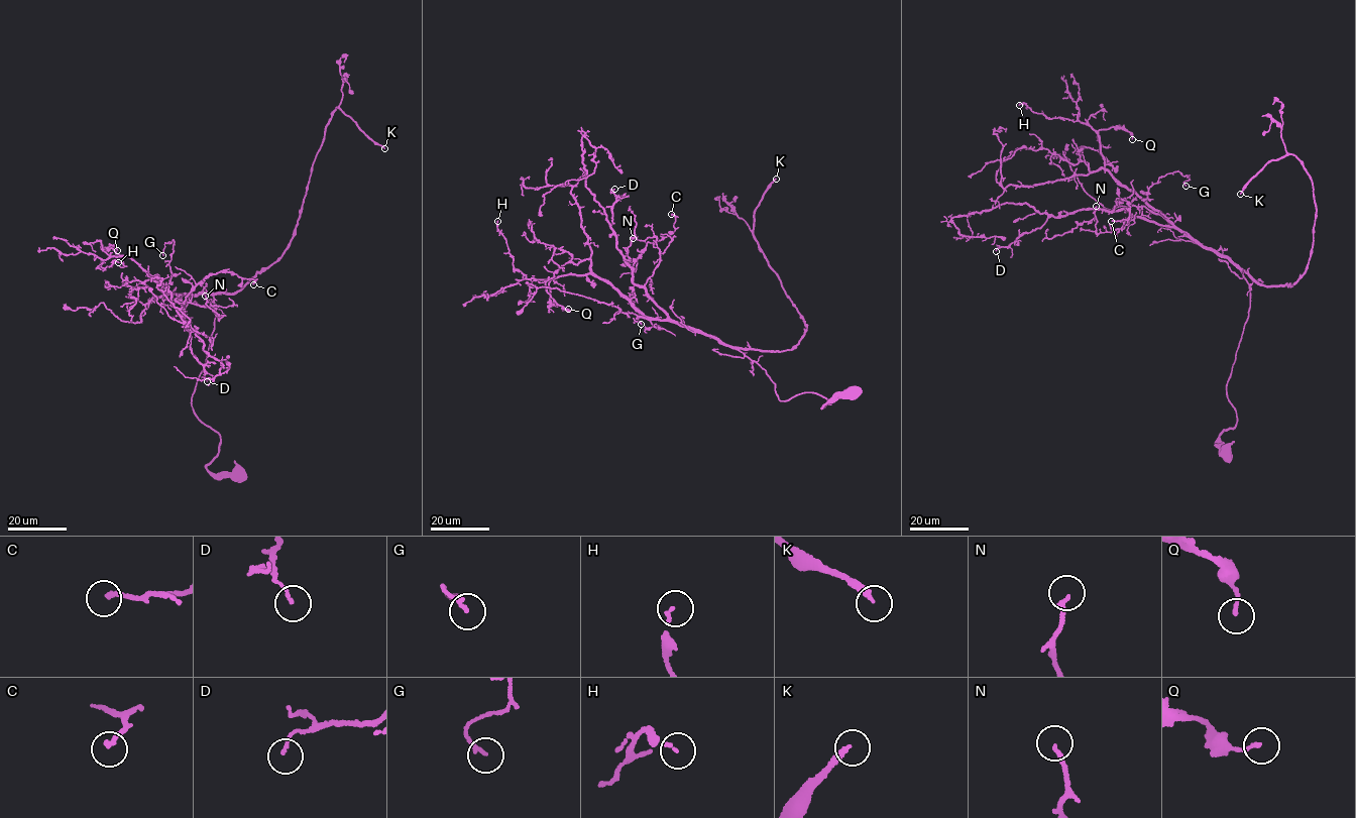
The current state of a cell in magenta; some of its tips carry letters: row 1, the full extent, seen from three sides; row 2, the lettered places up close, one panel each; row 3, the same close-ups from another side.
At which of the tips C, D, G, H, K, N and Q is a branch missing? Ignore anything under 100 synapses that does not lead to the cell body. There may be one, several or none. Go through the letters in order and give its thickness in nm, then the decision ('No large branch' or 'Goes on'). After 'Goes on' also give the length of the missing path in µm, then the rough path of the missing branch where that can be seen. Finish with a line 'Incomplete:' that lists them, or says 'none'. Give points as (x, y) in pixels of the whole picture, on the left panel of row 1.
C: Thickness 200 nm. No large branch
D: Thickness 100 nm. No large branch
G: Thickness 170 nm. No large branch
H: Thickness 130 nm. No large branch
K: Thickness 220 nm. Goes on. Missing length about 50 µm. Course of what is missing: (384, 148), (414, 177), (420, 188), (407, 207), (405, 217), (393, 230), (365, 237)
N: Thickness 180 nm. No large branch
Q: Thickness 140 nm. No large branch
Incomplete: K

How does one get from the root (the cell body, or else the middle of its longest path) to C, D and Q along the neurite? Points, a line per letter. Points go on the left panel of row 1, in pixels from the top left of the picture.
C: (239, 476), (208, 470), (221, 437), (192, 406), (214, 298), (176, 300), (225, 269), (253, 284)
D: (239, 476), (208, 470), (221, 437), (192, 406), (214, 298), (181, 295), (207, 381)
Q: (239, 476), (208, 470), (221, 437), (192, 406), (214, 298), (166, 295), (108, 248), (117, 250)

